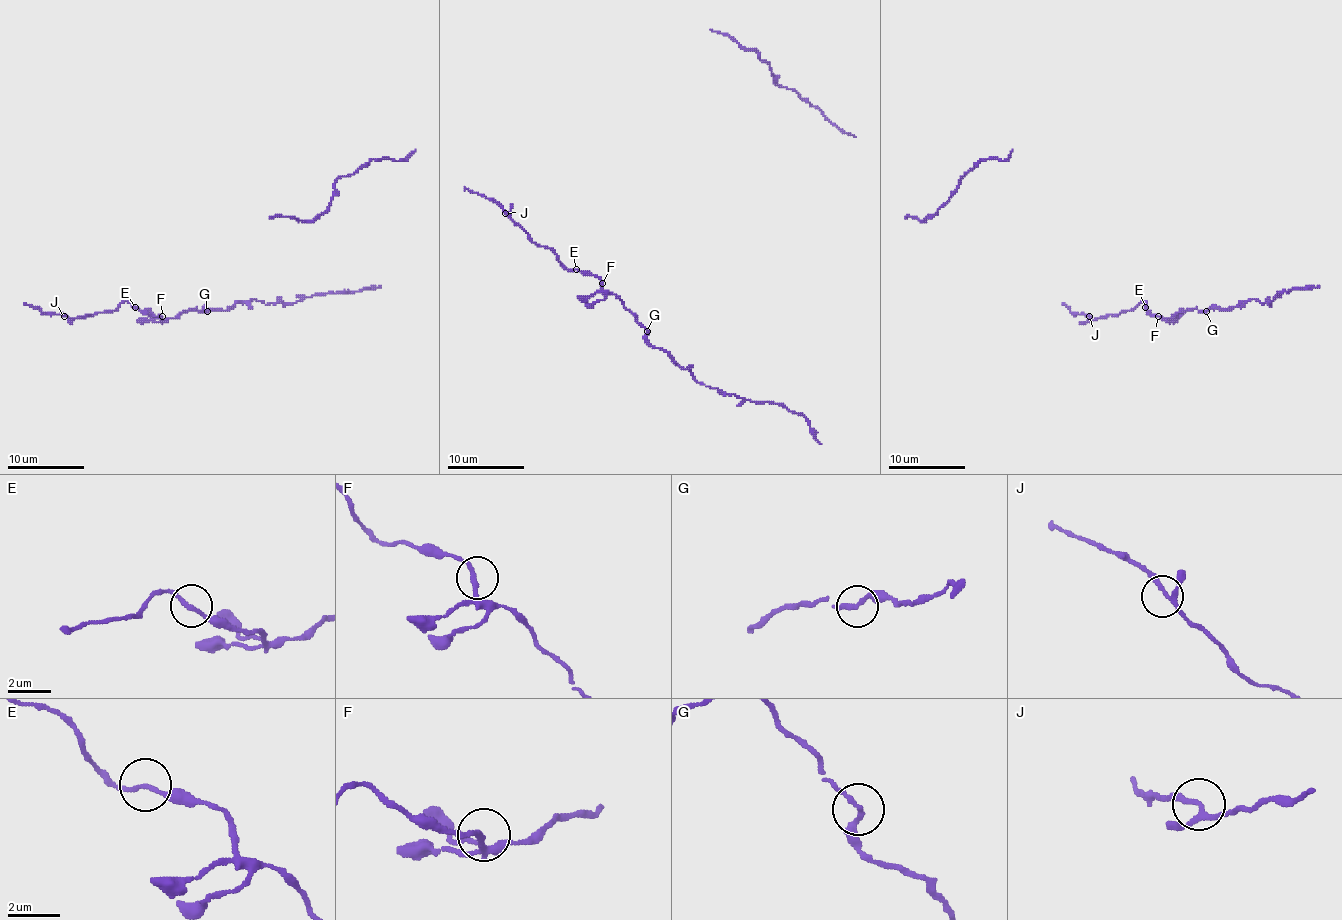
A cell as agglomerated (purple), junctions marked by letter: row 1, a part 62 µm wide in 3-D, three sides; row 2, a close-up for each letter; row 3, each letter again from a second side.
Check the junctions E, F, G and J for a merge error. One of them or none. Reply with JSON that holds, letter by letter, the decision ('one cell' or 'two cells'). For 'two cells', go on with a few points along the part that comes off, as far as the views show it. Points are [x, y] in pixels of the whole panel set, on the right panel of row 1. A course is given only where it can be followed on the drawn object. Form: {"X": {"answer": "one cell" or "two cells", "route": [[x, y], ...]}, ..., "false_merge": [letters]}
{"E": {"answer": "one cell"}, "F": {"answer": "one cell"}, "G": {"answer": "one cell"}, "J": {"answer": "one cell"}, "false_merge": []}

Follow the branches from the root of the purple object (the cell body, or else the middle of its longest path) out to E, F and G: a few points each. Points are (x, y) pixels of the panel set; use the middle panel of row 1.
E: (512, 204), (510, 217), (528, 237), (537, 244), (547, 246), (568, 269), (576, 269)
F: (512, 204), (510, 217), (533, 242), (547, 246), (568, 269), (587, 271), (602, 283)
G: (512, 204), (510, 217), (533, 242), (547, 246), (568, 269), (595, 275), (601, 286), (612, 292), (647, 331)

